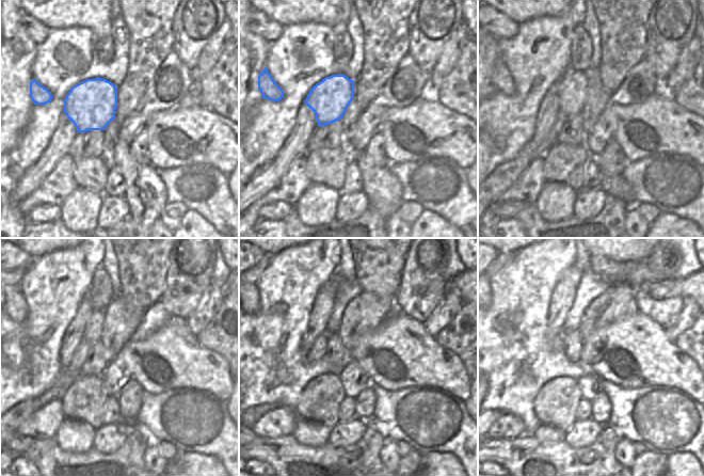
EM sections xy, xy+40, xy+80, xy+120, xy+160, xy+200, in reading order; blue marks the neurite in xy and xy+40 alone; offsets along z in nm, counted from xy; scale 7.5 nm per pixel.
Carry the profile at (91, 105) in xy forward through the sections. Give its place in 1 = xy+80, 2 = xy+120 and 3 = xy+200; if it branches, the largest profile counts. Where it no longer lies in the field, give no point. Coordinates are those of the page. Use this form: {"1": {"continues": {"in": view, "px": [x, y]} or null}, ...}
{"1": {"continues": {"in": "xy+80", "px": [572, 88]}}, "2": {"continues": {"in": "xy+120", "px": [93, 332]}}, "3": {"continues": {"in": "xy+200", "px": [571, 323]}}}

